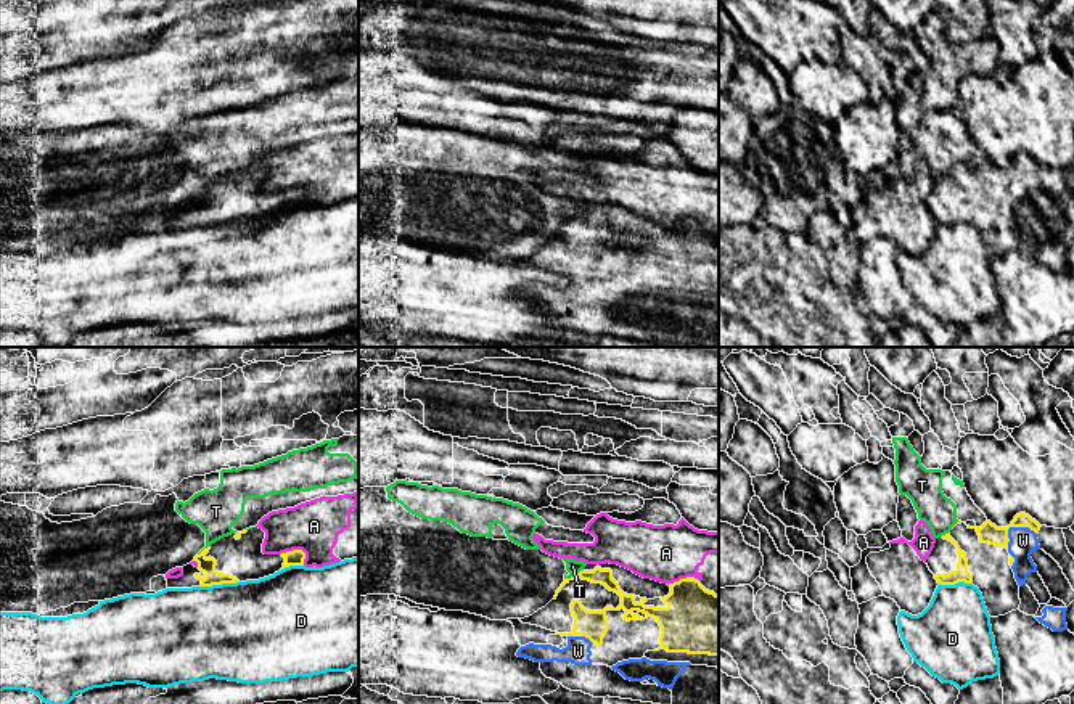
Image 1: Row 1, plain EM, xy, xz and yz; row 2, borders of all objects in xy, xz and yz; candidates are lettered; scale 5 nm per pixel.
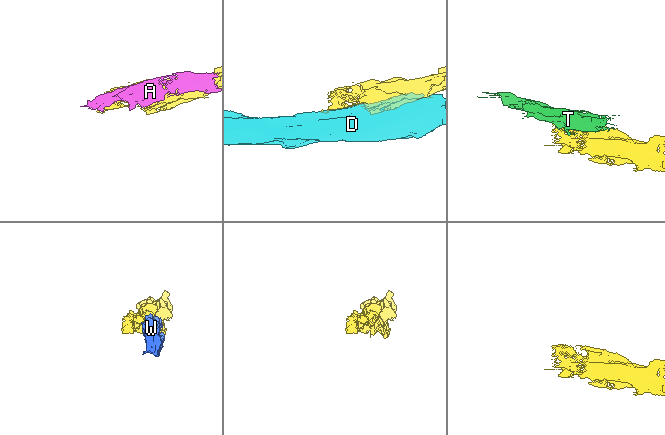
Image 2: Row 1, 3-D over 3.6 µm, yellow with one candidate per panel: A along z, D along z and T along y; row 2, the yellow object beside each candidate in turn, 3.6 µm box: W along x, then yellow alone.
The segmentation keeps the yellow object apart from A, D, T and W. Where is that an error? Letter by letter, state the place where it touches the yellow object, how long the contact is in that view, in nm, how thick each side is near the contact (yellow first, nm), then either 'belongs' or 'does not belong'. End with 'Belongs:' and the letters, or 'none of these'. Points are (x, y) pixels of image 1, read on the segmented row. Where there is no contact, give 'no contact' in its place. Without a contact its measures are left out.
A: contact xy (298, 550); length 140 nm; calibres 80 and 260 nm; does not belong
D: contact xy (219, 584); length 190 nm; calibres 80 and 480 nm; does not belong
T: contact xz (574, 576); length 110 nm; calibres 80 and 70 nm; does not belong
W: contact yz (1012, 526); length 170 nm; calibres 100 and 140 nm; belongs
Belongs: W

